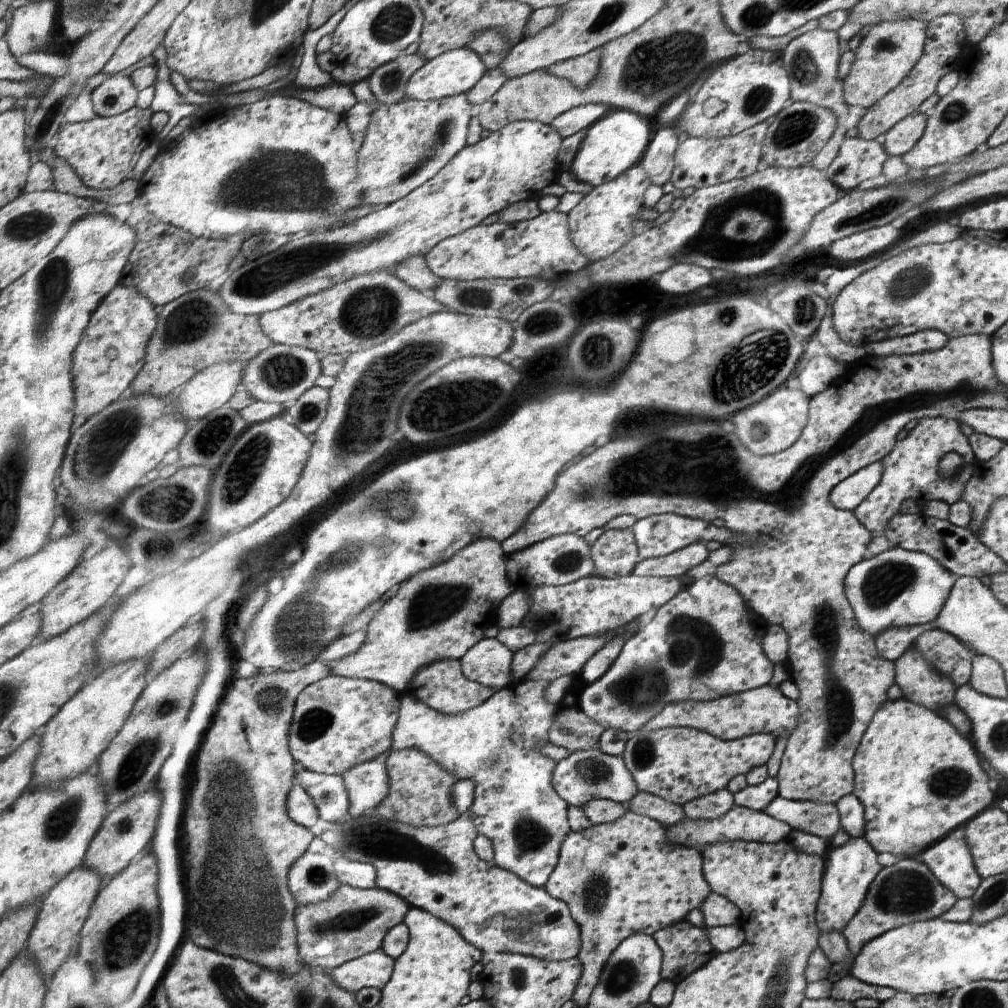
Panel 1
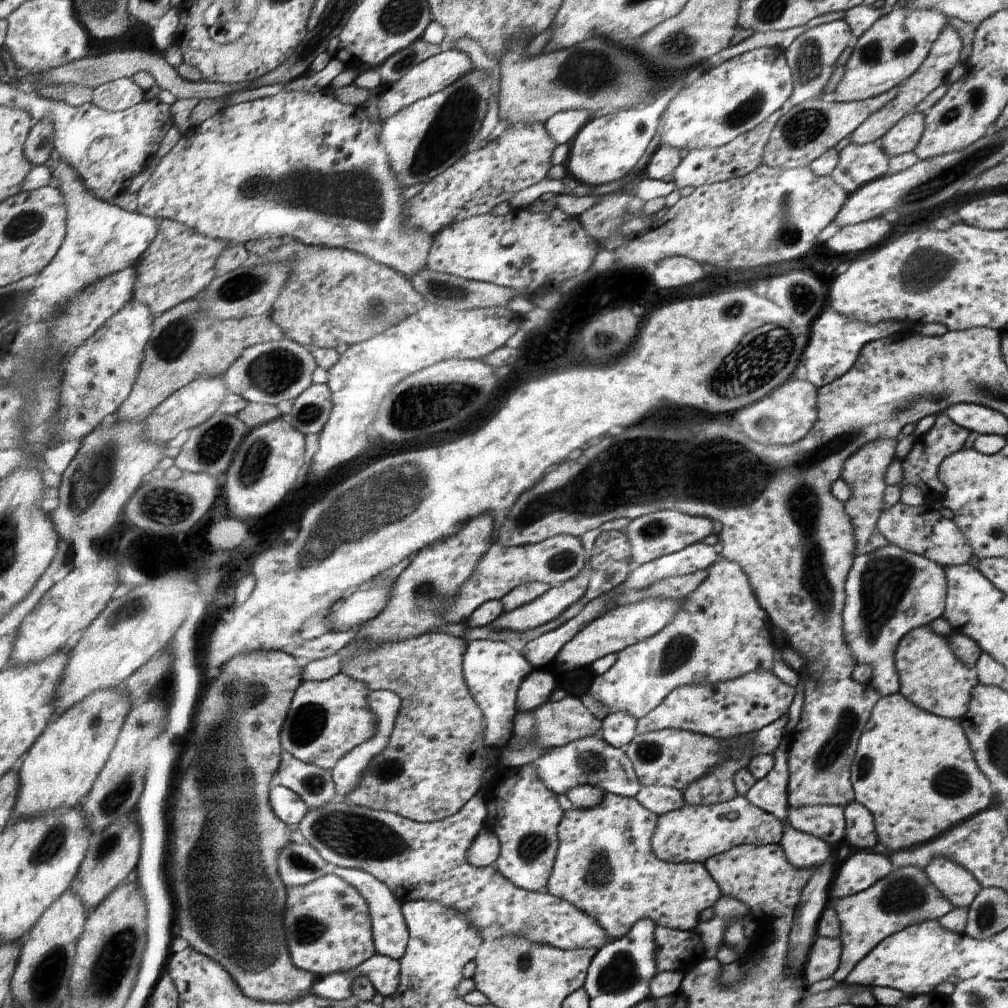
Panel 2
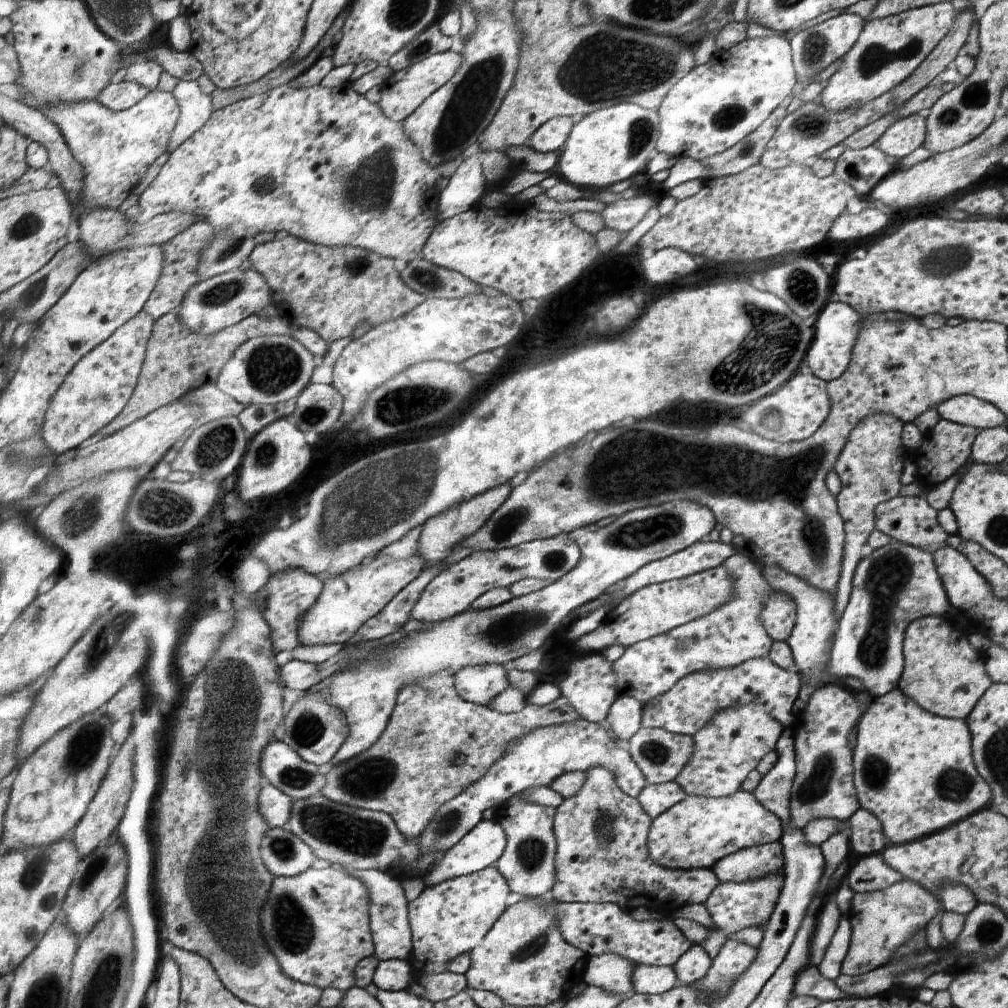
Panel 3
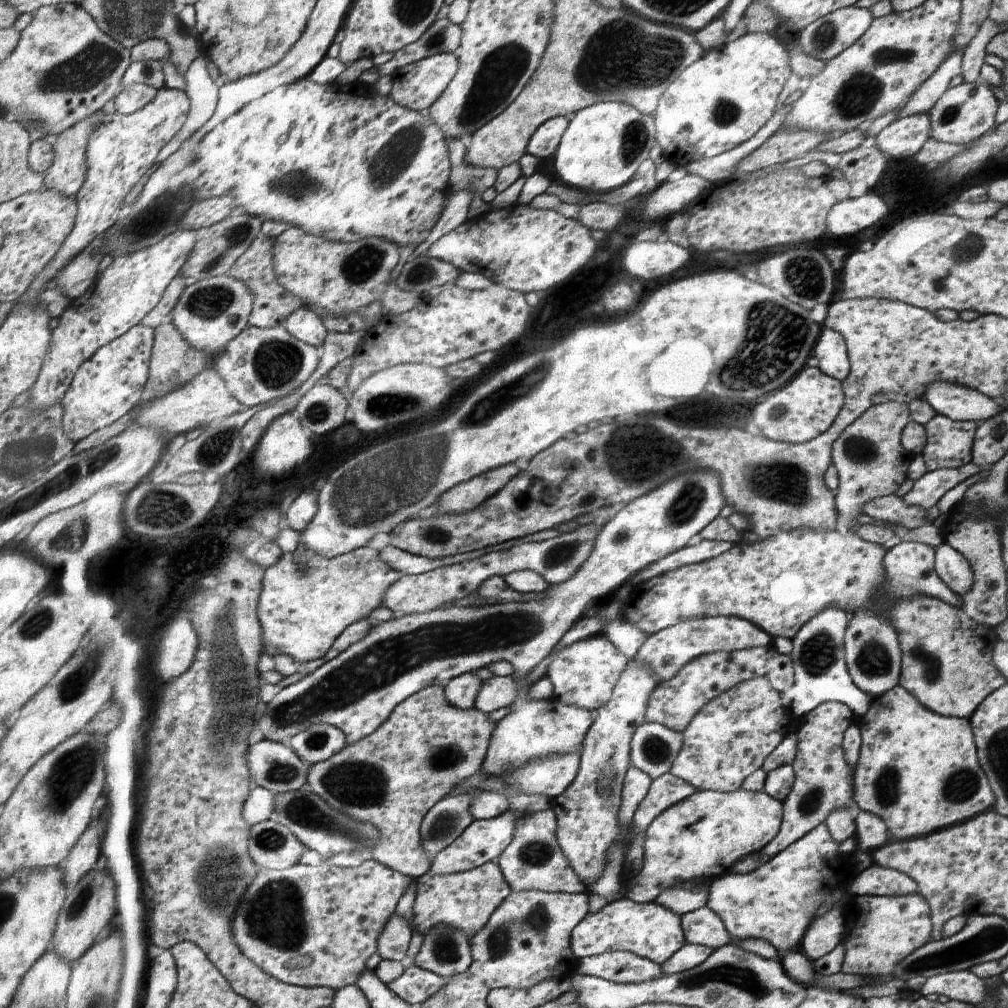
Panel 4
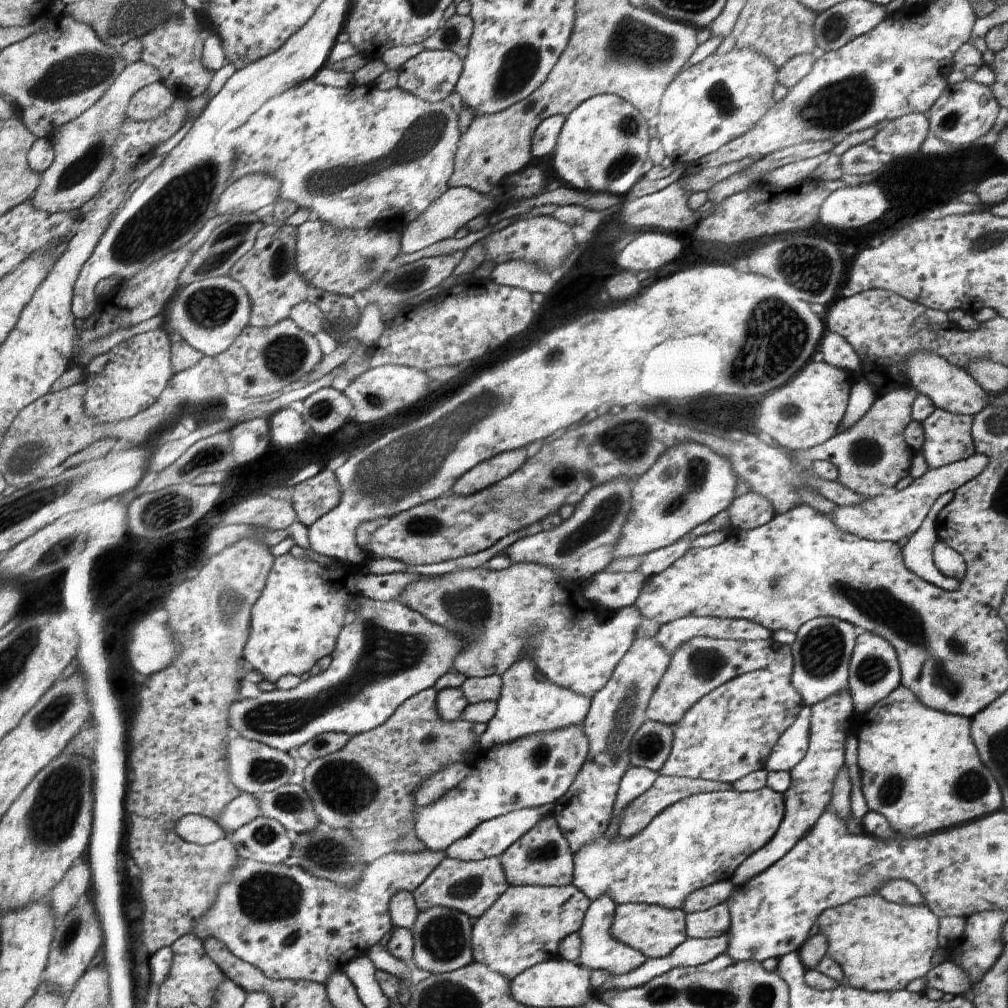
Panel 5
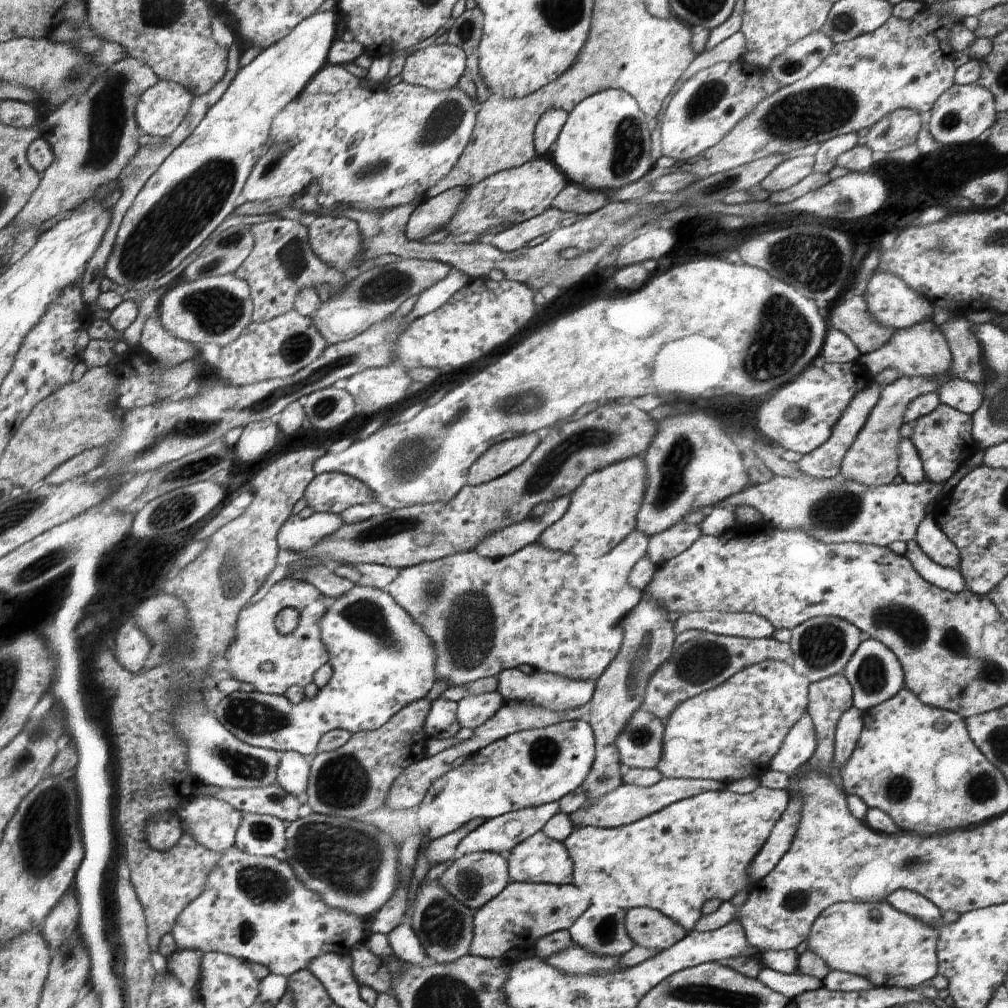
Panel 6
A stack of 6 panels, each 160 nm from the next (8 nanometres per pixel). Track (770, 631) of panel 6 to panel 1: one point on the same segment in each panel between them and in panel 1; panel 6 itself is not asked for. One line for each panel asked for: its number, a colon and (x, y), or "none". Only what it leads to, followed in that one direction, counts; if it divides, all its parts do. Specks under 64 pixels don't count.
1: (705, 643)
2: (721, 632)
3: (728, 636)
4: (665, 653)
5: (672, 635)

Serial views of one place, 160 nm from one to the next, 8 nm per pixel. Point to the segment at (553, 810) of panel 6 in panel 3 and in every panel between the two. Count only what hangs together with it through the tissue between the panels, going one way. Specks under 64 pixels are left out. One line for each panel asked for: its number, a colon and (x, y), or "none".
3: (482, 847)
4: (485, 840)
5: (492, 838)

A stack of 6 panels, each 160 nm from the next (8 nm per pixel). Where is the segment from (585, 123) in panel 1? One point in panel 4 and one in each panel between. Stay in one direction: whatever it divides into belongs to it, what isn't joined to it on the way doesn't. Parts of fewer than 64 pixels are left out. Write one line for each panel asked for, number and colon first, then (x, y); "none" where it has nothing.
2: (563, 126)
3: (552, 136)
4: (546, 140)

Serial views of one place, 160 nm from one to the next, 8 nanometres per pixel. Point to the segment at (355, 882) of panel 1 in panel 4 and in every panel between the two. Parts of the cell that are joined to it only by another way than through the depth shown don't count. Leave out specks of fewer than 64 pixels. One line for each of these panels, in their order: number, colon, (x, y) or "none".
2: (391, 933)
3: (388, 914)
4: (395, 939)

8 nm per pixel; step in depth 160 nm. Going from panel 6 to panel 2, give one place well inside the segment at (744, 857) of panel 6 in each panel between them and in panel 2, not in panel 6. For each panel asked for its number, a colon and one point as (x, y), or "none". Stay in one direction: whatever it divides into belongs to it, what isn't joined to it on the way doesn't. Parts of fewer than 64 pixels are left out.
2: (694, 833)
3: (696, 833)
4: (703, 837)
5: (701, 840)

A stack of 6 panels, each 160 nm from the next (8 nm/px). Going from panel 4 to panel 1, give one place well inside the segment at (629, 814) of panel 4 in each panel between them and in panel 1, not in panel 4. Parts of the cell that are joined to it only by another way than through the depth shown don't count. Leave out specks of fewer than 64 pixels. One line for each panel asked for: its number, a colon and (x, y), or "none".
1: (592, 774)
2: (591, 761)
3: (547, 753)

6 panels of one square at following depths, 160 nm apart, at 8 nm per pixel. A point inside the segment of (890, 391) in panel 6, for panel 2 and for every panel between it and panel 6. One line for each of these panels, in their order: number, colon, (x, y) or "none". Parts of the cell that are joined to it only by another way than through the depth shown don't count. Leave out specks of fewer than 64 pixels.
2: (864, 471)
3: (870, 463)
4: (871, 462)
5: (871, 457)

